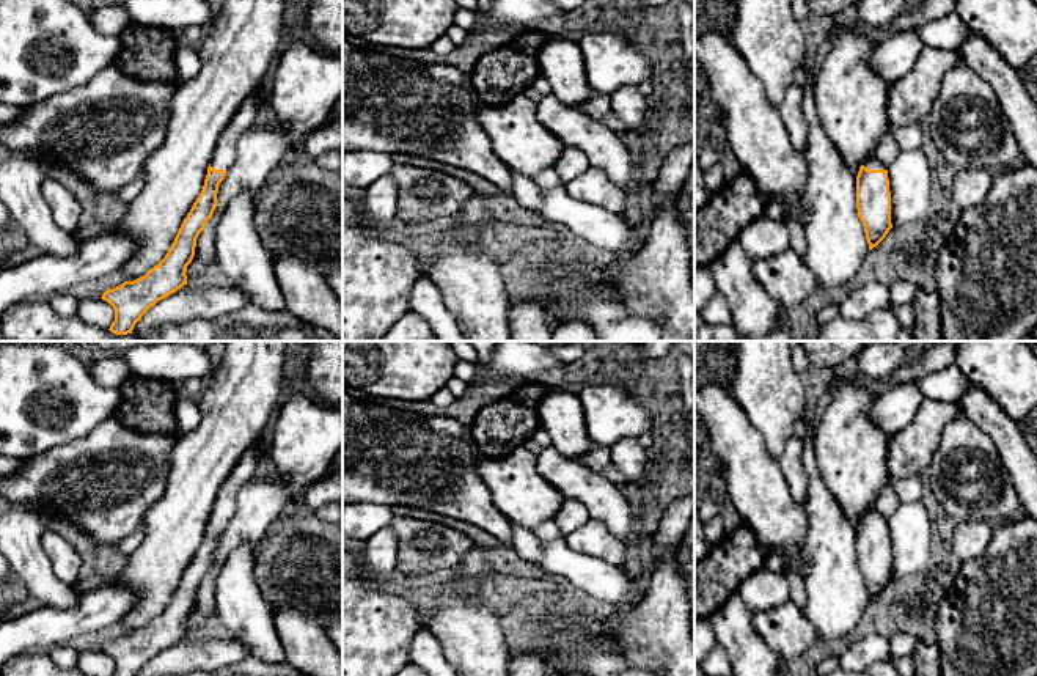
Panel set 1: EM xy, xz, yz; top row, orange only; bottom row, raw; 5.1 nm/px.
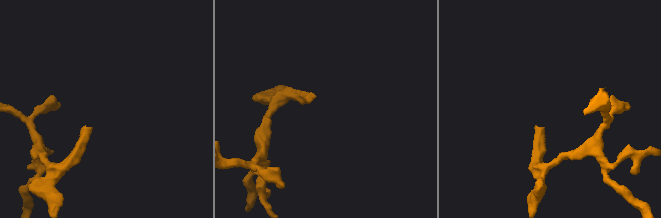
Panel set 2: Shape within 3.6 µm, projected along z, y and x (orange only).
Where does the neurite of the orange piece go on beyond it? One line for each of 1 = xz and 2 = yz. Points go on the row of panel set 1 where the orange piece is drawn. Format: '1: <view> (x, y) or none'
1: none
2: yz (872, 162)

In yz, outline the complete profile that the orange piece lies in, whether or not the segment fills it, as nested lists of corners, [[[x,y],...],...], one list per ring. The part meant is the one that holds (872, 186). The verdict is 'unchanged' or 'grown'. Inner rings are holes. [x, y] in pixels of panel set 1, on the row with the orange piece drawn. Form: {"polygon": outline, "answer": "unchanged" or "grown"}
{"polygon": [[[877,156],[869,157],[856,176],[856,209],[863,222],[869,250],[877,247],[892,228],[888,167]]], "answer": "grown"}

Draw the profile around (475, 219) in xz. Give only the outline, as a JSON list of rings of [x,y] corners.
[[[475,193],[456,215],[457,222],[434,239],[445,241],[451,234],[465,234],[478,242],[492,244],[490,228],[495,217],[481,195]]]

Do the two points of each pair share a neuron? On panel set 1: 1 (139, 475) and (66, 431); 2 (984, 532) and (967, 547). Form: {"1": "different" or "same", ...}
{"1": "different", "2": "same"}

